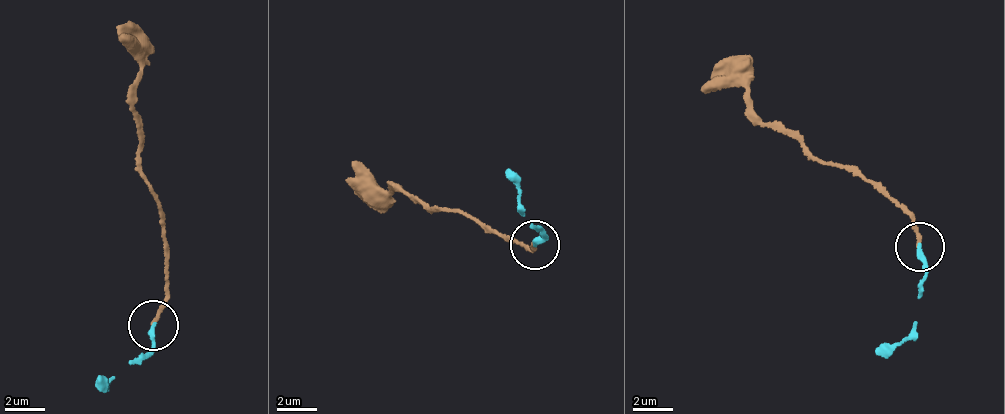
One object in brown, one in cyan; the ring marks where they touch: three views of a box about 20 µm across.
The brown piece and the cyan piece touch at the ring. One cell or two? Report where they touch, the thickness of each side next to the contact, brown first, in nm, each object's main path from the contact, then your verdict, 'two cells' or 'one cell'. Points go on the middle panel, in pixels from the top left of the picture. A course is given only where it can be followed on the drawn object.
(534, 244) | 190/240 nm | brown via (533, 246), (532, 252), (508, 236), (444, 208), (430, 207), (398, 193), (391, 196), (343, 181) | cyan via (533, 246), (544, 231), (522, 212), (509, 170) | one cell

